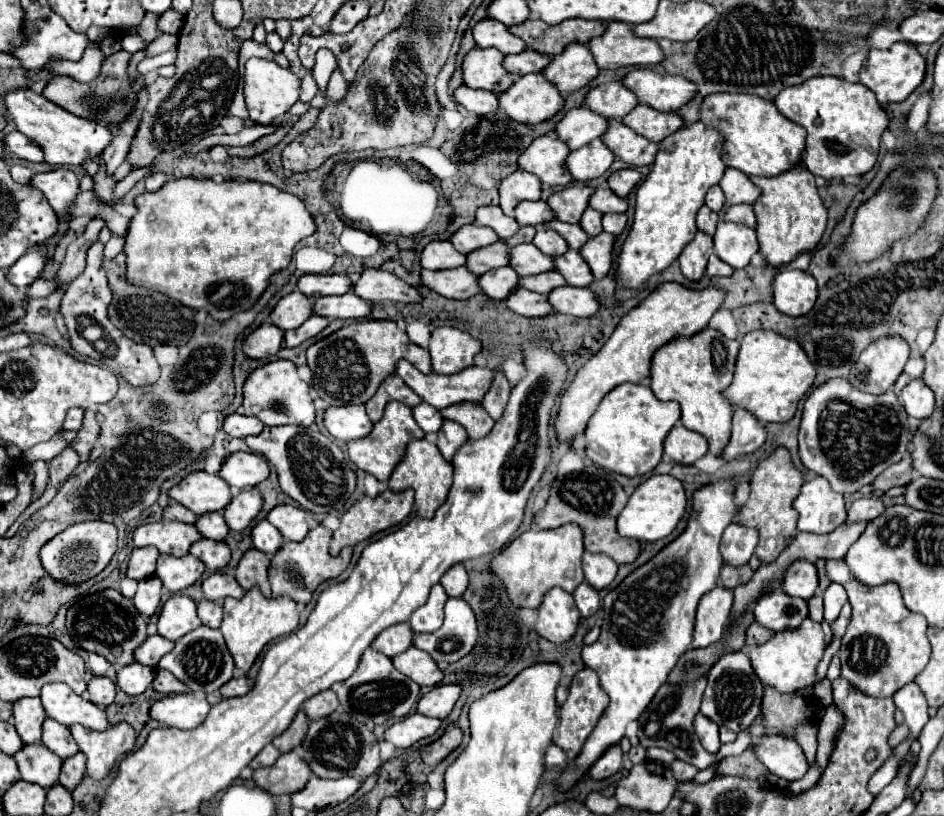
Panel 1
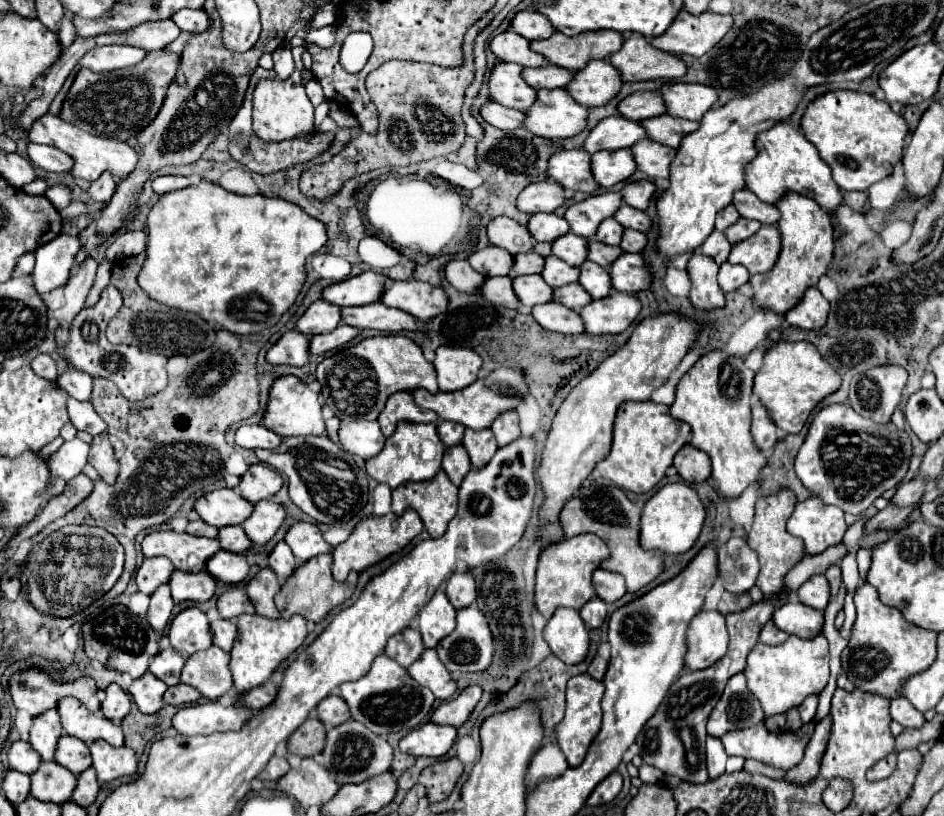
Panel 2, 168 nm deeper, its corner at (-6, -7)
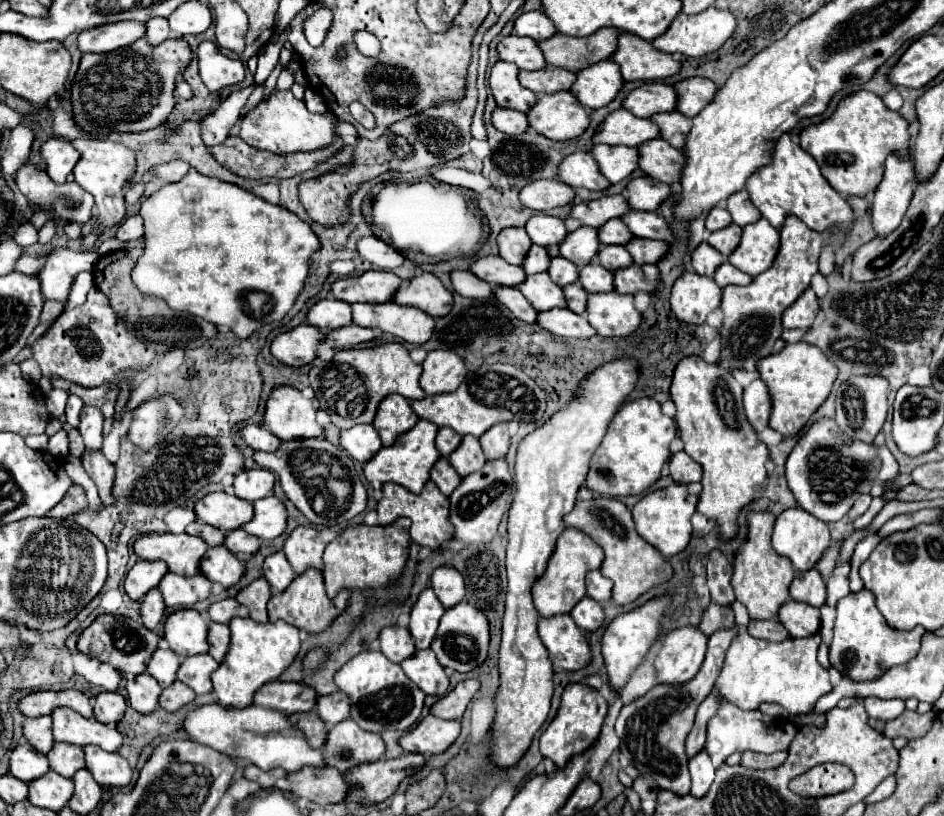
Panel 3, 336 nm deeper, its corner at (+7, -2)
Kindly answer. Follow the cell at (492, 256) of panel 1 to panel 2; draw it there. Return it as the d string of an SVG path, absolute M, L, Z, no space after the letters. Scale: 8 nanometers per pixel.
M531 251L527 255L517 255L515 257L515 275L529 275L529 273L541 273L543 271L543 265L545 265L545 257Z

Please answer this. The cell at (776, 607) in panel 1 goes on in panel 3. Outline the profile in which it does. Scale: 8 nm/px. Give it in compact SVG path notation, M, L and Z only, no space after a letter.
M790 600L780 606L778 620L790 632L790 636L812 636L820 628L820 610L810 604Z

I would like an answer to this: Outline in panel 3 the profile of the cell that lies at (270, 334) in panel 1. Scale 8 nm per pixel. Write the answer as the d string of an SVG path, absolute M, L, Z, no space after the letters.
M300 324L288 332L278 334L272 340L270 346L270 354L290 366L304 366L314 362L316 358L316 346L320 344L320 340L324 338L324 334L310 326L310 324Z

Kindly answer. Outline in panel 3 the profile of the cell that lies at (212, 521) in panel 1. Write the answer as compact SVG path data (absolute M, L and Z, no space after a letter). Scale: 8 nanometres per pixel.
M238 528L238 530L232 530L228 536L224 536L224 546L232 554L238 554L240 552L244 556L252 556L260 548L260 538L250 536L242 528Z

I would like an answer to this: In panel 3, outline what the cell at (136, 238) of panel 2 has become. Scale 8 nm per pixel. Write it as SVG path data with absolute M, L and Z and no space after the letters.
M45 300L43 309L39 318L39 323L53 323L56 318L63 312L63 305L53 300Z

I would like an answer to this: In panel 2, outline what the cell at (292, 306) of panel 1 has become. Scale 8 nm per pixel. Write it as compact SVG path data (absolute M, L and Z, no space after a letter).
M325 299L315 301L297 321L297 329L305 335L321 335L333 331L341 323L341 307Z

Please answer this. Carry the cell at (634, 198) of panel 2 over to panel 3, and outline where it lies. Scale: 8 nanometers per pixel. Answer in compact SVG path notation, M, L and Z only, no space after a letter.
M650 176L634 178L626 186L628 206L632 206L632 210L654 212L658 208L658 204L668 198L668 194L670 194L670 186L664 182L658 182Z

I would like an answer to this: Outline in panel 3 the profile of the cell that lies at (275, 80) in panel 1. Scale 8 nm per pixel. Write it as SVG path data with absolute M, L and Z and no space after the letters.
M272 90L266 100L252 108L240 122L240 138L262 150L274 154L288 154L298 150L318 150L336 138L332 114L310 114L302 100L296 100L290 90Z

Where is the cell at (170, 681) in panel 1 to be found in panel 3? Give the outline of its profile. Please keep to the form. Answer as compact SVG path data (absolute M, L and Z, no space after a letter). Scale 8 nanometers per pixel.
M176 680L174 684L170 684L168 688L162 690L162 694L160 694L160 708L174 712L174 710L182 708L184 704L192 702L194 696L196 694L186 684L182 684L182 682Z

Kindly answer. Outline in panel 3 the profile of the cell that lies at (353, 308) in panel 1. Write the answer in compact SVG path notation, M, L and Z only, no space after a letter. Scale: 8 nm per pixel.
M384 302L384 304L352 304L352 320L356 326L364 326L364 328L374 328L374 330L382 330L388 332L404 342L410 344L424 344L432 330L434 330L434 318L428 316L426 312L418 310L418 308L410 308L410 306L398 306L394 302Z

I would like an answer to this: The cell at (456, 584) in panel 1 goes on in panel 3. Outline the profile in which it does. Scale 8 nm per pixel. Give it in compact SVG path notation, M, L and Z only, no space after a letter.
M440 566L434 570L432 588L444 608L456 606L464 598L464 592L466 592L462 574L458 574L458 570L452 566Z

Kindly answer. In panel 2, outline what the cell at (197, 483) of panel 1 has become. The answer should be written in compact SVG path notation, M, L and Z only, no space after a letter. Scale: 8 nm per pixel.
M215 489L195 503L199 517L221 529L227 525L241 525L253 513L253 503L243 499L235 489Z

